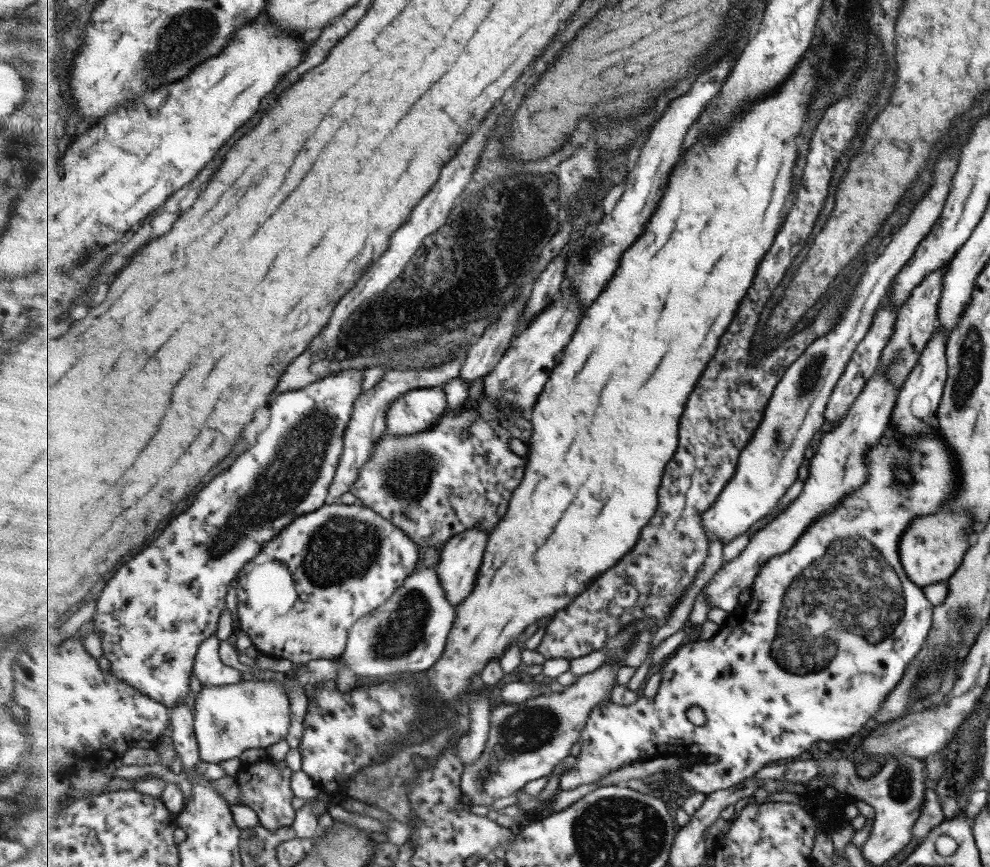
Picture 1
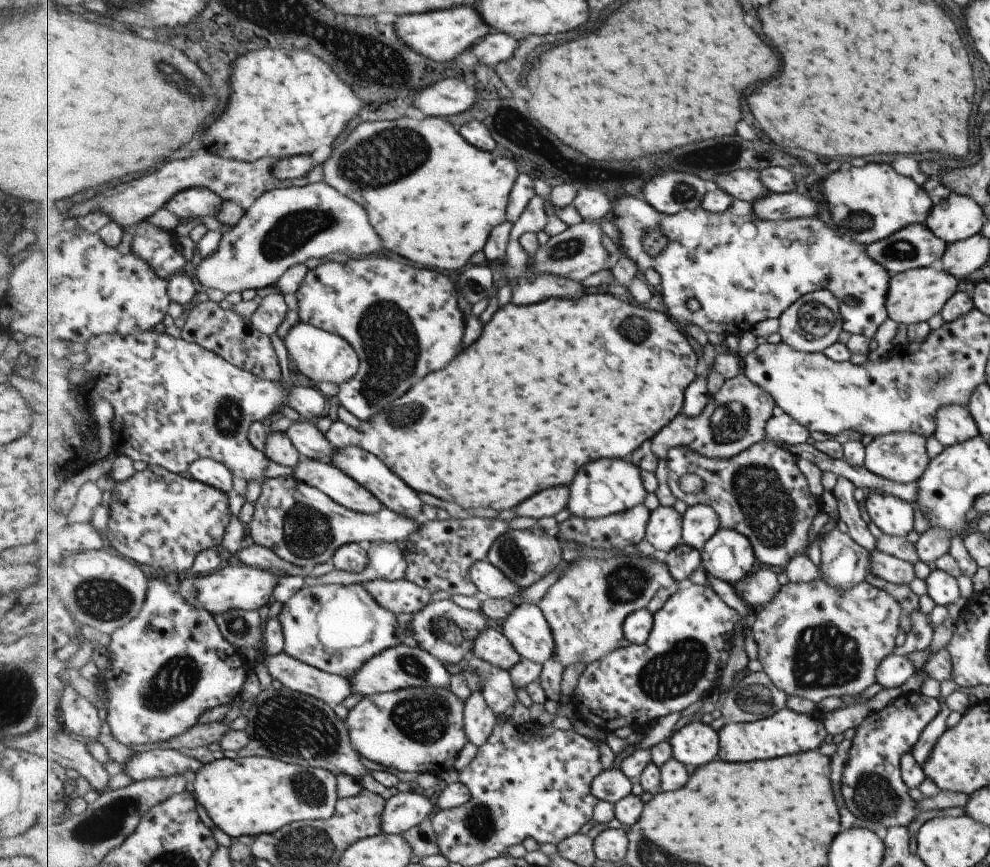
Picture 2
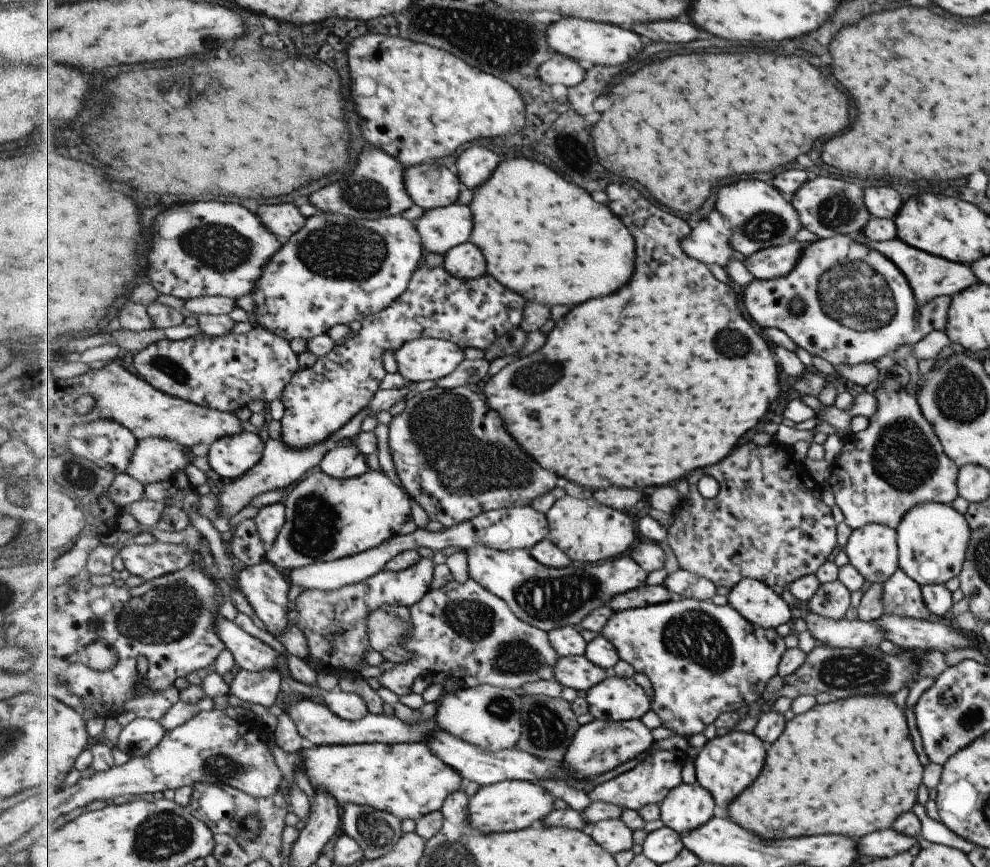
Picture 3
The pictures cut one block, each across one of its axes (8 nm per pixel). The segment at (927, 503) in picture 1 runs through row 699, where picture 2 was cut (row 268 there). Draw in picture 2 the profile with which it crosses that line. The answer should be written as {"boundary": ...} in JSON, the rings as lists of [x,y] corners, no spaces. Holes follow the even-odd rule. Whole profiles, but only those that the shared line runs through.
{"boundary":[[[624,194],[615,201],[614,224],[620,231],[618,245],[624,254],[632,260],[640,272],[648,269],[657,270],[662,278],[664,288],[662,296],[669,314],[683,328],[696,324],[707,334],[716,332],[723,335],[743,335],[750,332],[758,322],[781,318],[781,316],[806,294],[818,290],[828,290],[838,300],[844,336],[862,335],[874,338],[879,327],[888,319],[886,310],[886,294],[890,282],[890,274],[884,266],[874,262],[864,252],[861,244],[848,240],[840,233],[836,234],[830,226],[826,226],[818,216],[814,220],[795,218],[792,220],[767,221],[756,218],[753,214],[736,216],[732,212],[713,213],[703,206],[696,210],[685,210],[680,214],[666,214],[654,208],[646,198],[636,194]],[[662,228],[670,238],[668,248],[660,256],[652,256],[644,248],[644,238],[648,230]],[[696,298],[701,306],[697,311],[688,308],[688,300]]]}

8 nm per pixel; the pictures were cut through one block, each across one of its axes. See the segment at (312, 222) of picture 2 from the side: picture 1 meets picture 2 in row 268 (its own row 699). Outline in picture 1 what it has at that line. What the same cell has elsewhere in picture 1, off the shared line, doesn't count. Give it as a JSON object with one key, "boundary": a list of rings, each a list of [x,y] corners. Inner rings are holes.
{"boundary":[[[300,665],[295,667],[295,669],[290,673],[286,674],[284,676],[280,675],[264,675],[264,678],[259,680],[252,680],[252,681],[242,681],[238,684],[232,684],[232,685],[222,685],[222,686],[216,686],[216,685],[203,685],[202,690],[200,691],[200,695],[197,699],[197,715],[196,715],[196,724],[197,724],[197,736],[198,741],[201,747],[202,752],[202,760],[206,762],[211,763],[221,763],[225,760],[230,760],[231,758],[238,758],[246,752],[246,750],[250,750],[252,748],[256,749],[265,749],[268,750],[270,746],[274,746],[275,744],[280,744],[282,740],[286,740],[288,736],[290,736],[290,728],[292,728],[292,700],[289,695],[289,686],[285,684],[285,682],[288,679],[304,679],[307,684],[310,683],[310,680],[312,678],[312,671],[309,670],[309,667],[307,665]]]}

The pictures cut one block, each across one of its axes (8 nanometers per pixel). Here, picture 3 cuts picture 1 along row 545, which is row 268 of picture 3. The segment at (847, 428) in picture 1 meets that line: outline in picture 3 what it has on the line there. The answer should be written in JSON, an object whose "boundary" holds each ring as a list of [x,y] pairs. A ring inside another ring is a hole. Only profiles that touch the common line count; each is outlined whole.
{"boundary":[[[793,242],[760,250],[753,256],[748,256],[745,263],[757,279],[784,278],[794,272],[796,264],[802,260],[804,250],[805,242]]]}

